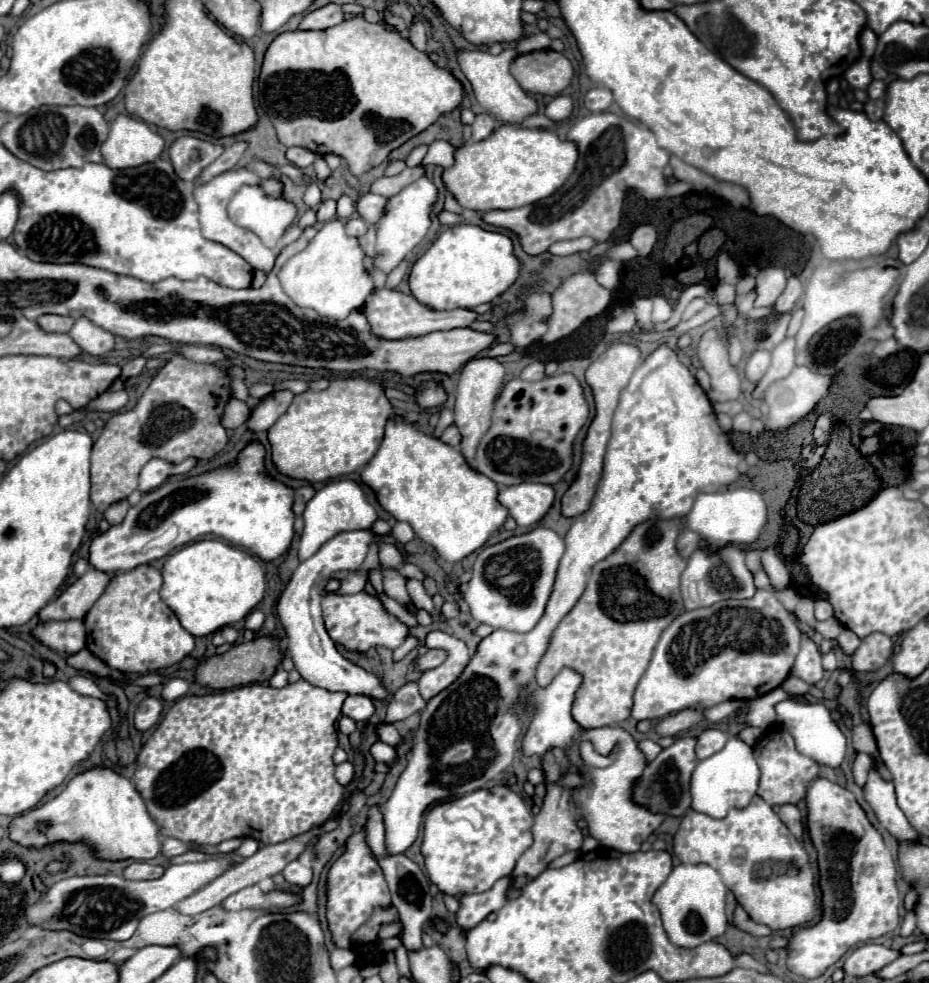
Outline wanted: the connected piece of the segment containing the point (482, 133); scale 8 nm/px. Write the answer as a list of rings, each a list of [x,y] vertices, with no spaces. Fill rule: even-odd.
[[[490,113],[476,115],[476,119],[472,123],[472,141],[486,139],[494,131],[494,125],[496,125],[496,119]]]

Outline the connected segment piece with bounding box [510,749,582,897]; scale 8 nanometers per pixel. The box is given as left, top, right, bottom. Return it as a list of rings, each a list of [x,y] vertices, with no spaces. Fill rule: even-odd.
[[[554,749],[552,753],[544,755],[544,773],[546,773],[546,799],[542,803],[540,813],[534,819],[534,827],[532,827],[532,835],[534,835],[534,843],[530,849],[526,849],[522,853],[522,857],[518,859],[516,867],[514,867],[514,881],[512,881],[512,893],[510,897],[516,897],[520,893],[520,889],[534,877],[538,877],[538,873],[542,873],[548,863],[560,855],[564,855],[566,851],[578,851],[582,845],[582,833],[574,821],[574,813],[572,813],[572,803],[570,803],[570,789],[566,787],[558,787],[556,781],[558,777],[564,773],[564,767],[570,767],[570,761],[566,759],[566,755],[560,749]]]

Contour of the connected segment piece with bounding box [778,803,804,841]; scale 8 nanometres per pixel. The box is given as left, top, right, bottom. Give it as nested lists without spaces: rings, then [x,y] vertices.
[[[780,805],[778,807],[778,817],[784,821],[784,825],[790,829],[790,833],[798,839],[798,841],[802,841],[802,833],[804,833],[804,829],[802,829],[802,815],[800,815],[800,811],[798,811],[798,807],[796,805]]]

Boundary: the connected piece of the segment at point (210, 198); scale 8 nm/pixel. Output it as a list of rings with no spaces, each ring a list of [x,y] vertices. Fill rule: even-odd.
[[[232,169],[232,171],[226,171],[226,173],[220,173],[216,175],[214,179],[210,179],[208,183],[200,183],[194,187],[194,201],[198,203],[198,209],[200,209],[200,229],[204,233],[206,239],[212,239],[212,241],[218,241],[226,247],[230,247],[232,251],[236,251],[240,257],[244,257],[254,269],[258,271],[264,271],[266,275],[272,271],[272,265],[276,261],[276,253],[272,249],[266,249],[266,245],[254,237],[252,231],[248,229],[242,229],[238,227],[236,223],[232,223],[226,215],[226,205],[230,201],[230,197],[242,187],[242,183],[258,183],[260,177],[252,171],[246,171],[246,169]]]

